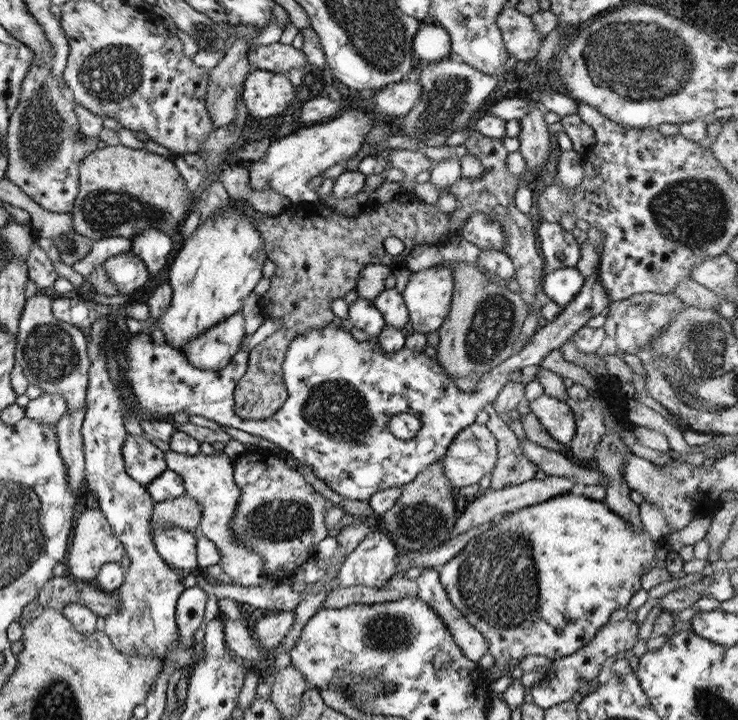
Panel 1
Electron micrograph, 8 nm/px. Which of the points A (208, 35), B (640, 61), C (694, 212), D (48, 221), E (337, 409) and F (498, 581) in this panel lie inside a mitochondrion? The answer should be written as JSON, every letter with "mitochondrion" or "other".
{"A":"mitochondrion","B":"mitochondrion","C":"mitochondrion","D":"other","E":"mitochondrion","F":"mitochondrion"}

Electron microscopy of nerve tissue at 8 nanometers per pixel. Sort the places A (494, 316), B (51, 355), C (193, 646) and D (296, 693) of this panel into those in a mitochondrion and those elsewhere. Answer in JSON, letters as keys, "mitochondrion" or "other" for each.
{"A":"mitochondrion","B":"mitochondrion","C":"other","D":"other"}

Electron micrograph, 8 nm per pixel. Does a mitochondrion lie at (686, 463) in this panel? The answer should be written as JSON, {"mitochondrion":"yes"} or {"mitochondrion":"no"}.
{"mitochondrion":"no"}

